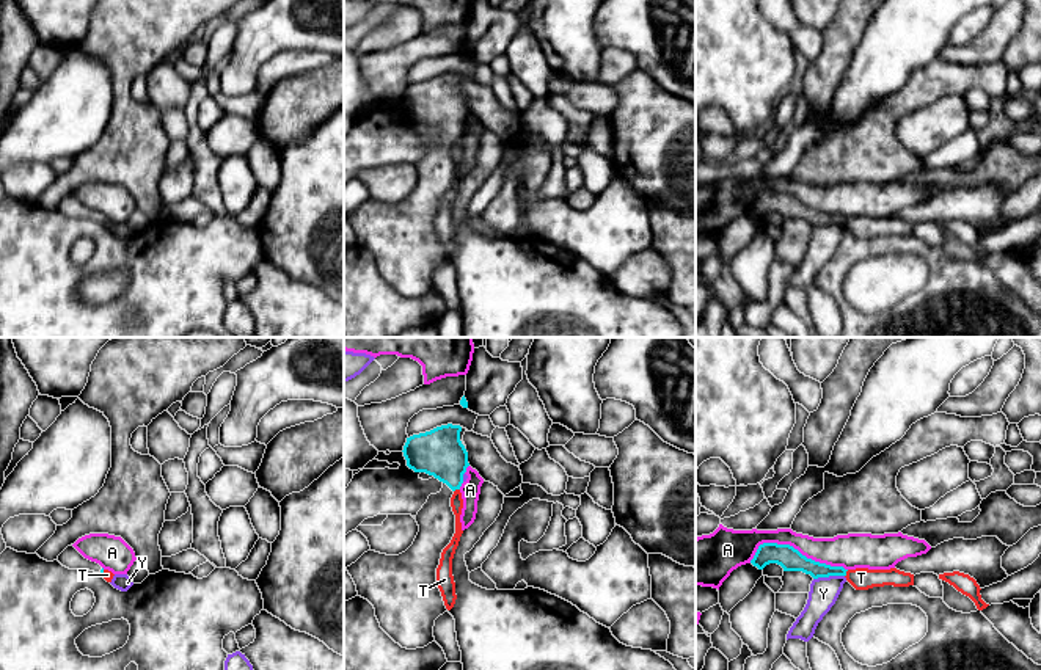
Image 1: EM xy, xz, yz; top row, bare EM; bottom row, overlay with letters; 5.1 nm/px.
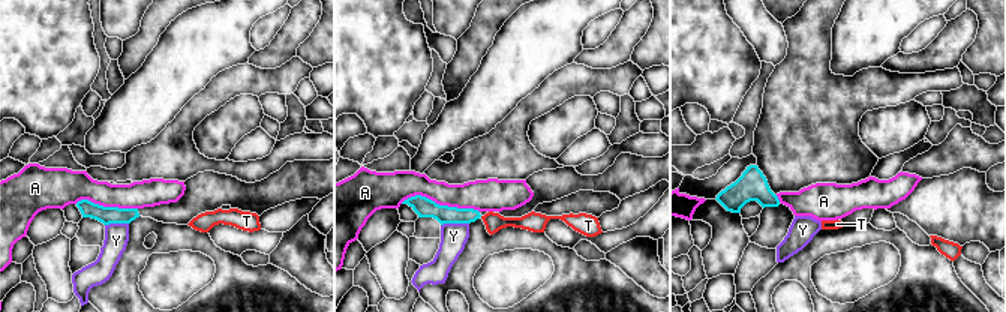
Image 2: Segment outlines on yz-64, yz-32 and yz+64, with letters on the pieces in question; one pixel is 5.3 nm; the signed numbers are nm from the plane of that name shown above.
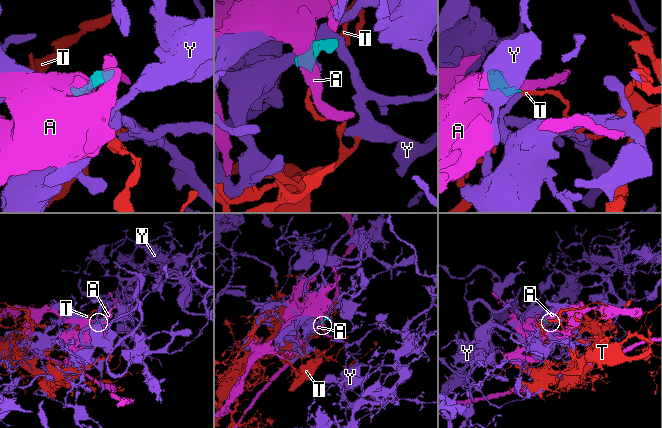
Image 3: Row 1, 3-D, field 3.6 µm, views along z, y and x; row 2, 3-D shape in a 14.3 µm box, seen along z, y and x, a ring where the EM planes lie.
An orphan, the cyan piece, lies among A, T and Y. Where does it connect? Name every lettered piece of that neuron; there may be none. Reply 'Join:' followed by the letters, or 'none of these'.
Join: none of these

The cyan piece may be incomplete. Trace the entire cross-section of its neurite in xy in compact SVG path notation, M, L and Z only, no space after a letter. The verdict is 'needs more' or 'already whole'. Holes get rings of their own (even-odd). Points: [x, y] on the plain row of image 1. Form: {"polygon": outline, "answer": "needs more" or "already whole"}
{"polygon": "M72 193L58 204L58 210L69 218L104 221L104 217L99 212L85 207Z", "answer": "needs more"}

